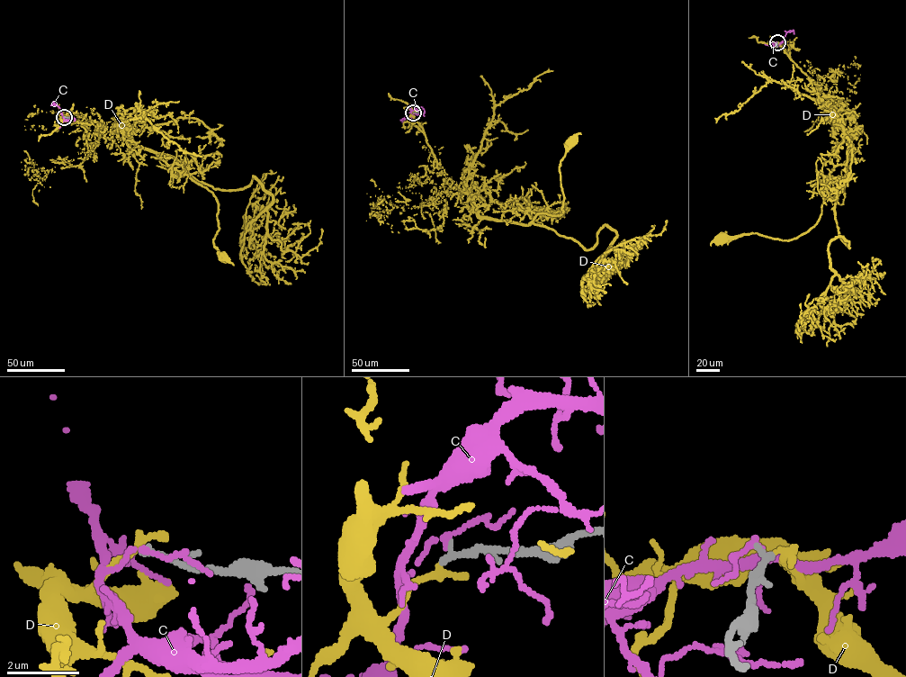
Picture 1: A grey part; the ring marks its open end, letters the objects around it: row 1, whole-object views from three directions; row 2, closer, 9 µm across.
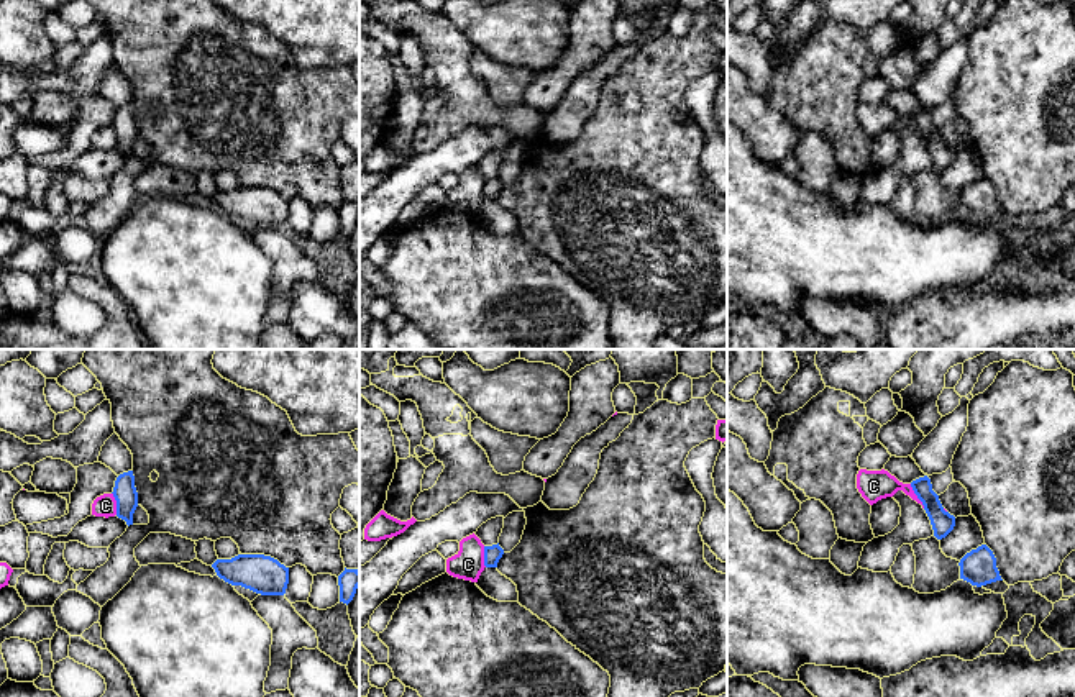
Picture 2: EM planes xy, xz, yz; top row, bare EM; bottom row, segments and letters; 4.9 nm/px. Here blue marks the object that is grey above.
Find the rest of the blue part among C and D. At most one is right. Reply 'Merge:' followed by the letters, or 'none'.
Merge: none

